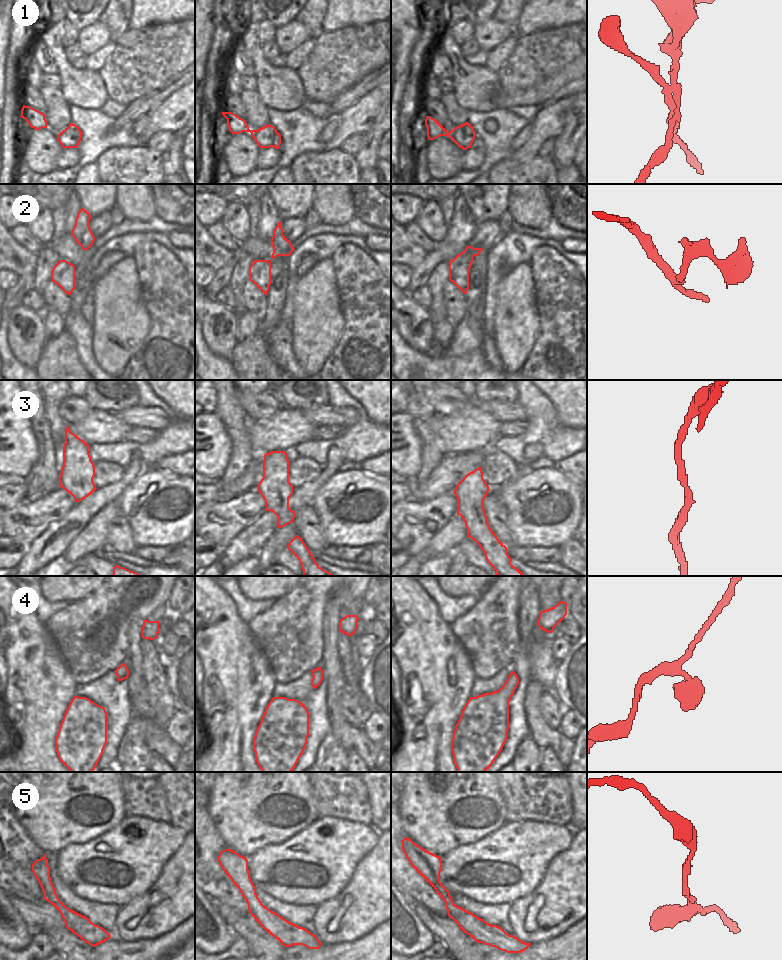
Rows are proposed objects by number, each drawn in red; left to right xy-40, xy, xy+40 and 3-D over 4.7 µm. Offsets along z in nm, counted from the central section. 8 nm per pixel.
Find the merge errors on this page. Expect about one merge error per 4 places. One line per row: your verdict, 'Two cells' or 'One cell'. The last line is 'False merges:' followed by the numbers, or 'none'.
1: One cell
2: Two cells
3: One cell
4: One cell
5: One cell
False merges: 2.

